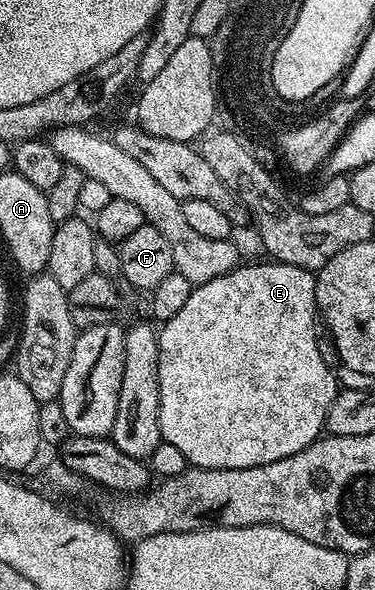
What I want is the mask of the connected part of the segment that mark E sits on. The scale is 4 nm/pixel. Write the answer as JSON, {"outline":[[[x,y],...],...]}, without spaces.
{"outline":[[[271,259],[265,262],[265,265],[241,263],[226,275],[218,275],[218,279],[210,279],[195,286],[190,299],[186,299],[185,305],[182,306],[182,311],[178,311],[174,319],[163,322],[159,330],[160,435],[163,440],[174,443],[174,447],[178,447],[182,455],[186,455],[189,466],[198,469],[258,467],[274,463],[278,459],[286,459],[286,455],[302,451],[325,432],[324,420],[330,411],[330,403],[334,403],[338,392],[338,377],[337,374],[336,377],[332,374],[331,367],[324,362],[324,357],[320,354],[320,341],[316,338],[316,321],[318,325],[316,278],[310,269],[281,265]]]}

